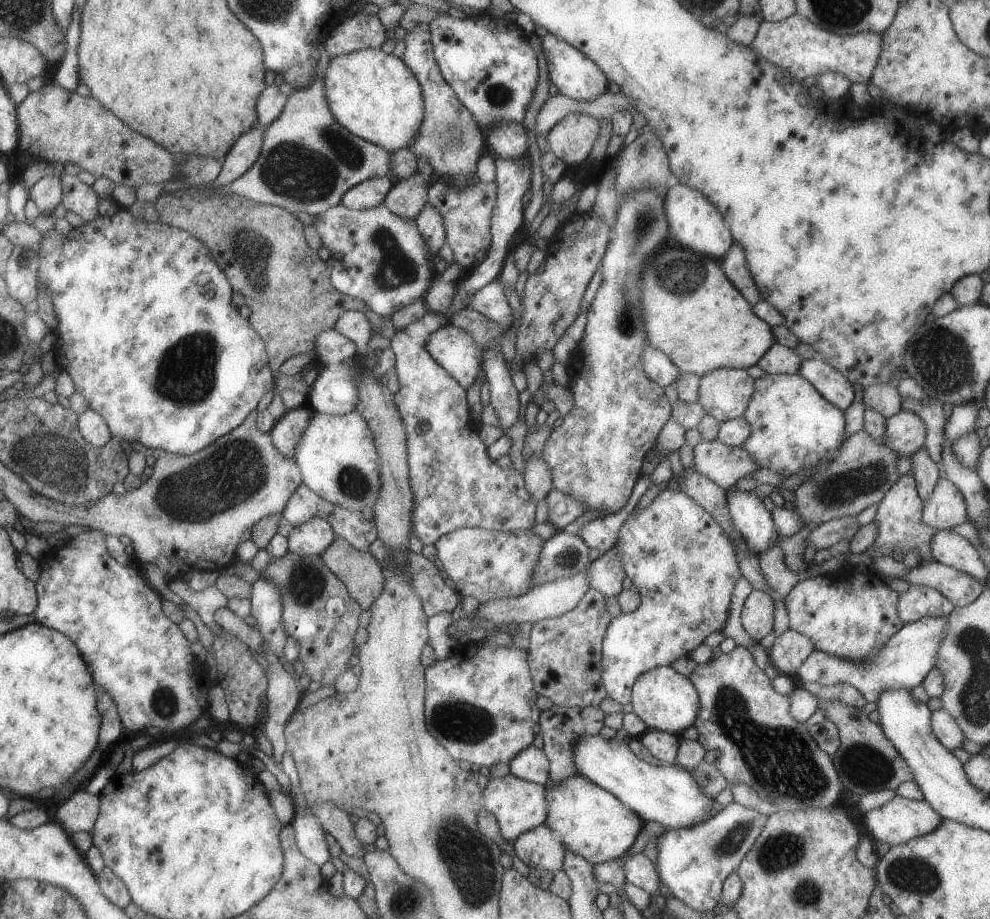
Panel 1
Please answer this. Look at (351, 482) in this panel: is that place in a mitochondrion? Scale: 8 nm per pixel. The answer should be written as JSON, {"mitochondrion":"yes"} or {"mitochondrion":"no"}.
{"mitochondrion":"yes"}

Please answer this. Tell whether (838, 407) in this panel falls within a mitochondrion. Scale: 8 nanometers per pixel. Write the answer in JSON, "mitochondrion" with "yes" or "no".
{"mitochondrion":"no"}

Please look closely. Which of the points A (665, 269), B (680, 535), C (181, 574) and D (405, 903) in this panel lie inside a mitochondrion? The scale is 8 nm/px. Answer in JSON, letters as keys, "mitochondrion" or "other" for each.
{"A":"mitochondrion","B":"mitochondrion","C":"other","D":"mitochondrion"}

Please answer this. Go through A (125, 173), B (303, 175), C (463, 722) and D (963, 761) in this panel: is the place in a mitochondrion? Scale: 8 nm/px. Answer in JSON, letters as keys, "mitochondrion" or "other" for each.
{"A":"other","B":"mitochondrion","C":"mitochondrion","D":"other"}

